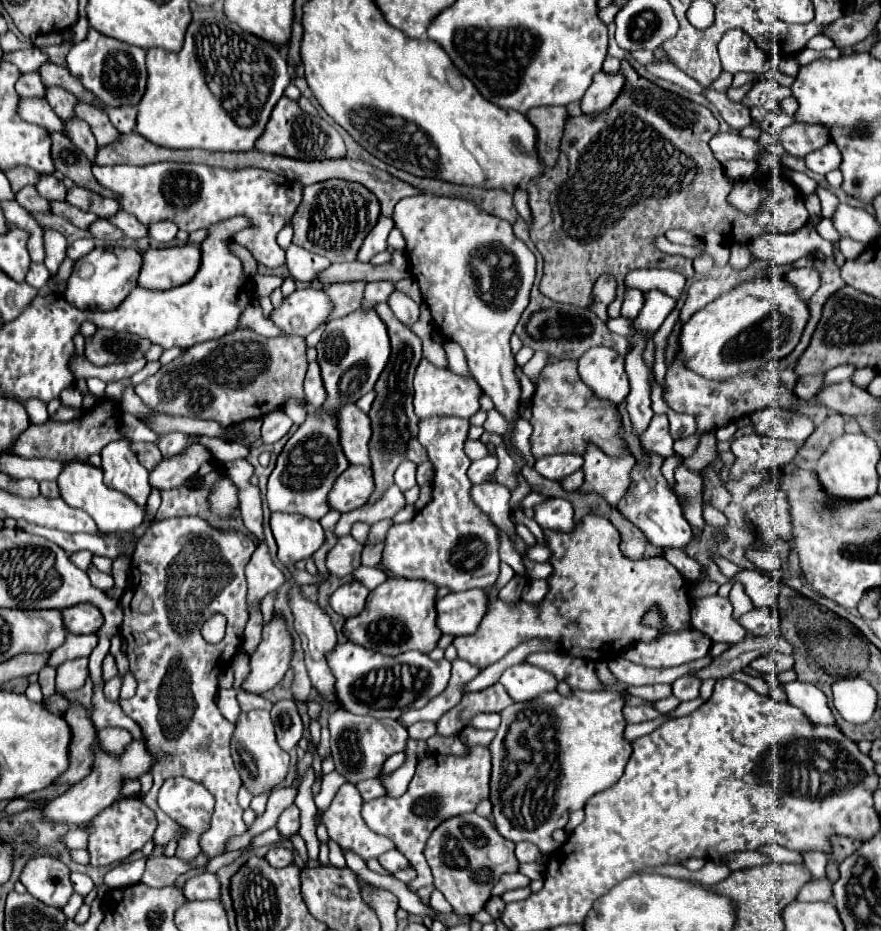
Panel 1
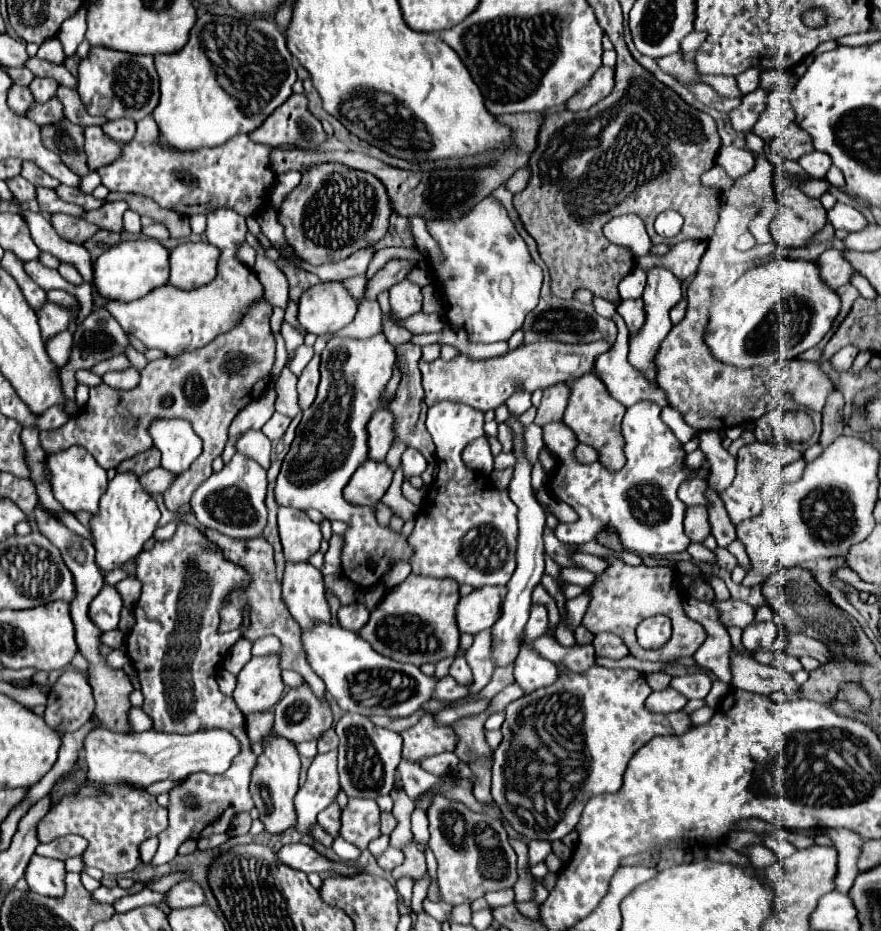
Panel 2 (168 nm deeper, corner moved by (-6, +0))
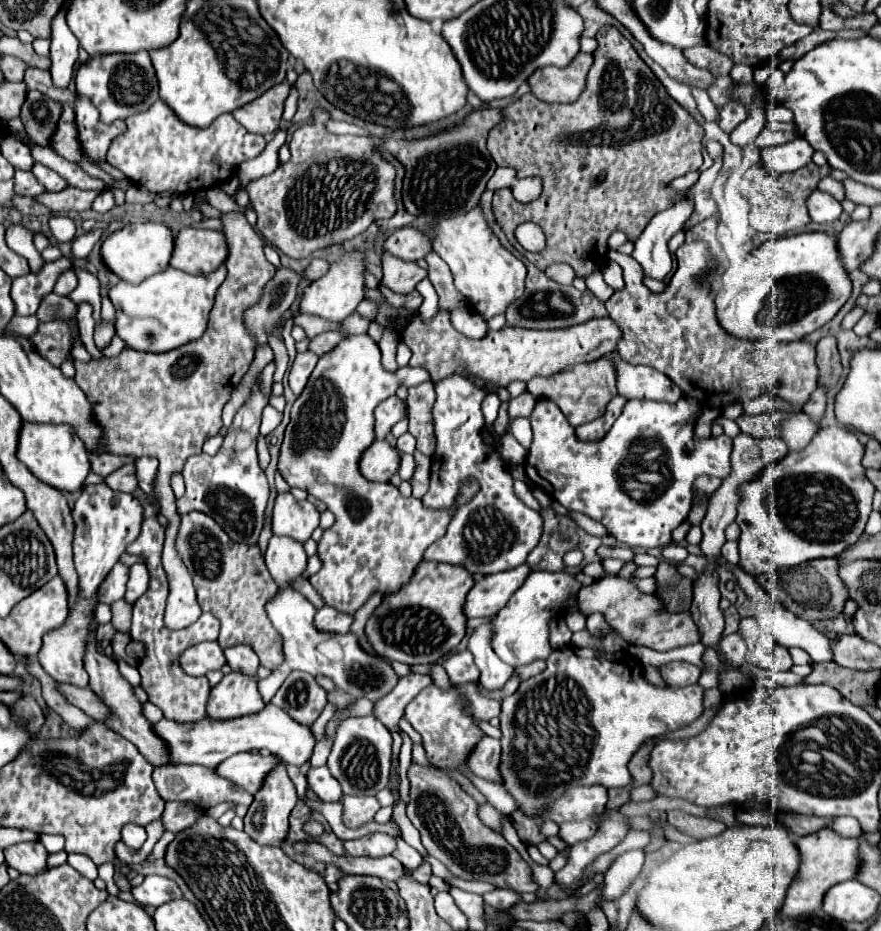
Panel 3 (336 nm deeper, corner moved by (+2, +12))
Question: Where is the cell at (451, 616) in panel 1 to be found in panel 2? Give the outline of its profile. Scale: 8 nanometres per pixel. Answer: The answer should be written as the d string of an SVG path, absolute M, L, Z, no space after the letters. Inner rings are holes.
M481 587L461 597L455 607L459 631L477 635L485 629L491 629L501 615L503 591L503 587Z

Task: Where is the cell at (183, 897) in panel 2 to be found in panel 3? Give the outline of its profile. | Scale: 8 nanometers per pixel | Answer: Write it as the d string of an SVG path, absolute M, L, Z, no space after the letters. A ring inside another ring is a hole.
M149 875L145 877L145 881L131 889L135 903L143 905L143 907L159 907L171 899L179 899L181 891L179 887L167 879L167 877L159 877L159 875Z

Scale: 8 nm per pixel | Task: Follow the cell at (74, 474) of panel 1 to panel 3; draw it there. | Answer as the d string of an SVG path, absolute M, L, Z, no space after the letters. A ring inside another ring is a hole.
M23 421L23 427L19 429L17 459L27 465L37 479L67 493L79 491L83 487L83 479L89 475L87 451L83 449L83 443L75 431L71 431L67 425L39 425Z

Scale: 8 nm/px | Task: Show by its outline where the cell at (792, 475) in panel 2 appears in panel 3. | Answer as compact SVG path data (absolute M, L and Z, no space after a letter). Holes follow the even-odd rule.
M797 413L787 417L787 423L783 423L781 439L789 445L791 451L801 451L803 447L809 445L809 441L815 437L819 431L819 425L811 421L807 413Z

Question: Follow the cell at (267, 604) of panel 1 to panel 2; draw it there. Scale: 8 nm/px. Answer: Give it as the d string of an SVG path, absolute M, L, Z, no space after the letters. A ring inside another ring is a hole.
M265 635L253 645L253 655L269 655L273 651L279 651L279 639L275 639L275 635Z

